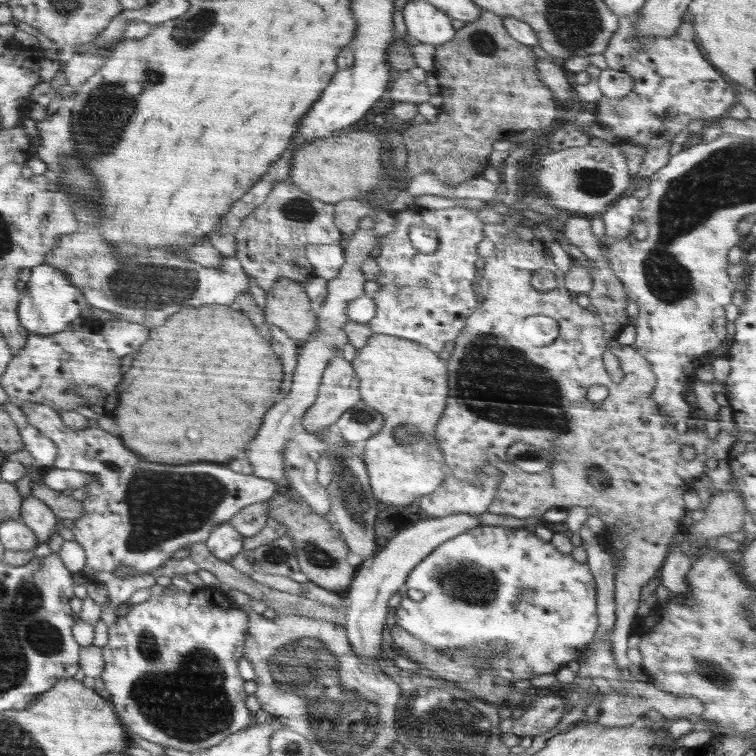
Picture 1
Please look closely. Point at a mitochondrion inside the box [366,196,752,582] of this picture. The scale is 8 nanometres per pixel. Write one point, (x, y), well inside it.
(521, 393)

